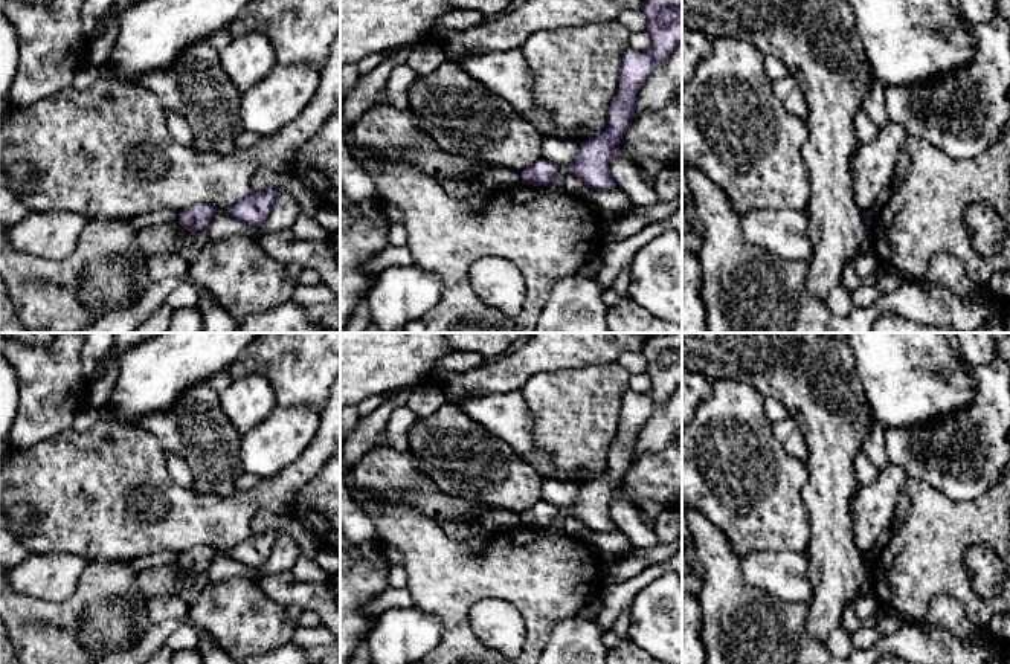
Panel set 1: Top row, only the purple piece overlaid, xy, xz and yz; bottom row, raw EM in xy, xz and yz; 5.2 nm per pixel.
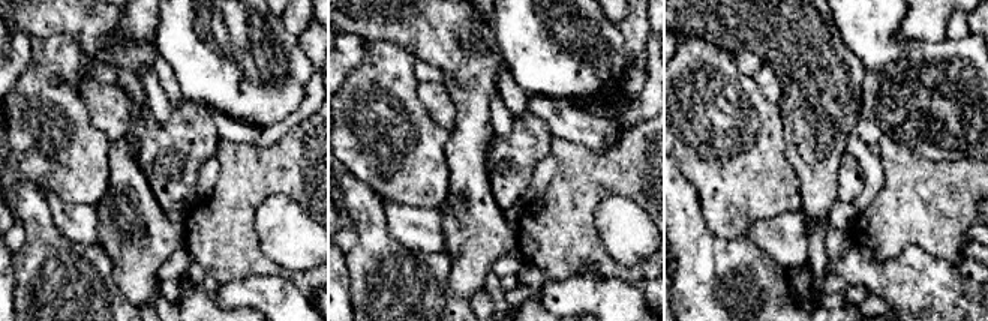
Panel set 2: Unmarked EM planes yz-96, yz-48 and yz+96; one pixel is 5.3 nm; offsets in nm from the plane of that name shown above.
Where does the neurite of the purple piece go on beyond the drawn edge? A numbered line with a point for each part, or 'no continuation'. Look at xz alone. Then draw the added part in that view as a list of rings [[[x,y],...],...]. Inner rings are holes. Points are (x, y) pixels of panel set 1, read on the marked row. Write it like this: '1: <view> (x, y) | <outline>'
no continuation

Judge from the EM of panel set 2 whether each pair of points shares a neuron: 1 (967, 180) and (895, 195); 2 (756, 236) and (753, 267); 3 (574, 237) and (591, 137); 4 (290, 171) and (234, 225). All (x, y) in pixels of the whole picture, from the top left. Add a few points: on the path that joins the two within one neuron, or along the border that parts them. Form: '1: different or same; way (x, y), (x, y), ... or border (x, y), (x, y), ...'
1: same; way (949, 191), (945, 195), (913, 195)
2: different; border (748, 240), (783, 266)
3: different; border (622, 135), (606, 150), (588, 150), (556, 137)
4: same; way (273, 174), (239, 209)

